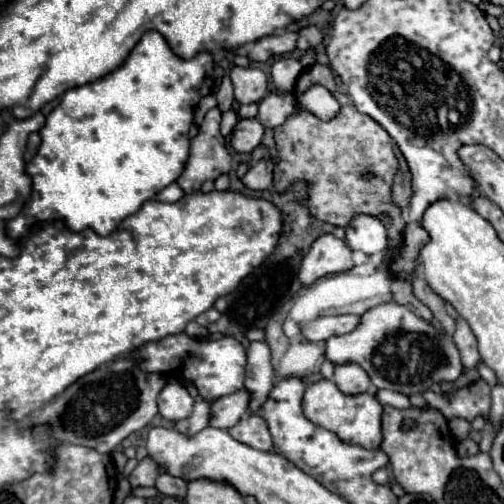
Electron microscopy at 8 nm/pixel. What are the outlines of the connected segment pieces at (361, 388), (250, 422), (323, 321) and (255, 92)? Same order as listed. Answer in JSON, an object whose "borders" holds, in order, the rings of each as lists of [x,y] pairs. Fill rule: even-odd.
{"borders":[[[[356,364],[336,366],[336,370],[334,370],[334,384],[340,388],[340,392],[344,392],[348,396],[368,392],[370,386],[372,386],[368,374]]],[[[250,414],[248,418],[240,420],[228,432],[238,442],[244,442],[244,444],[248,444],[248,446],[252,446],[256,450],[270,450],[270,434],[268,434],[266,422],[256,414]]],[[[344,314],[344,316],[322,316],[314,322],[308,322],[302,326],[302,336],[310,342],[328,340],[332,336],[340,336],[346,332],[352,332],[360,324],[360,316]]],[[[238,68],[230,70],[230,80],[234,84],[234,98],[240,104],[260,102],[268,94],[268,78],[260,68]]]]}

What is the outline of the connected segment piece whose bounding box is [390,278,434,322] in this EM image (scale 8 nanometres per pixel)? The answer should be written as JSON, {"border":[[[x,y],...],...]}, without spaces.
{"border":[[[390,278],[392,282],[392,294],[394,294],[394,302],[400,302],[402,306],[408,306],[416,316],[424,318],[426,322],[434,322],[432,312],[412,294],[412,286],[410,286],[410,278]]]}

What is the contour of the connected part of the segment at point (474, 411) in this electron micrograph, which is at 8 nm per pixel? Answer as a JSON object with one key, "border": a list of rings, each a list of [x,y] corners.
{"border":[[[482,378],[454,392],[450,400],[444,400],[440,394],[434,394],[432,390],[426,390],[422,396],[432,408],[438,408],[448,420],[454,416],[474,420],[478,414],[488,414],[490,410],[490,386]]]}

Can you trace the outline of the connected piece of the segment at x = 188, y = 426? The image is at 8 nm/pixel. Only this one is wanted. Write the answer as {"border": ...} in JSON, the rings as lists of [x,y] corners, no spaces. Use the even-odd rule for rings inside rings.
{"border":[[[198,400],[198,402],[194,404],[194,412],[192,412],[192,416],[186,418],[186,420],[176,422],[174,428],[180,430],[182,434],[192,436],[192,434],[200,432],[204,426],[208,426],[208,420],[210,420],[210,404],[208,404],[206,400]]]}

